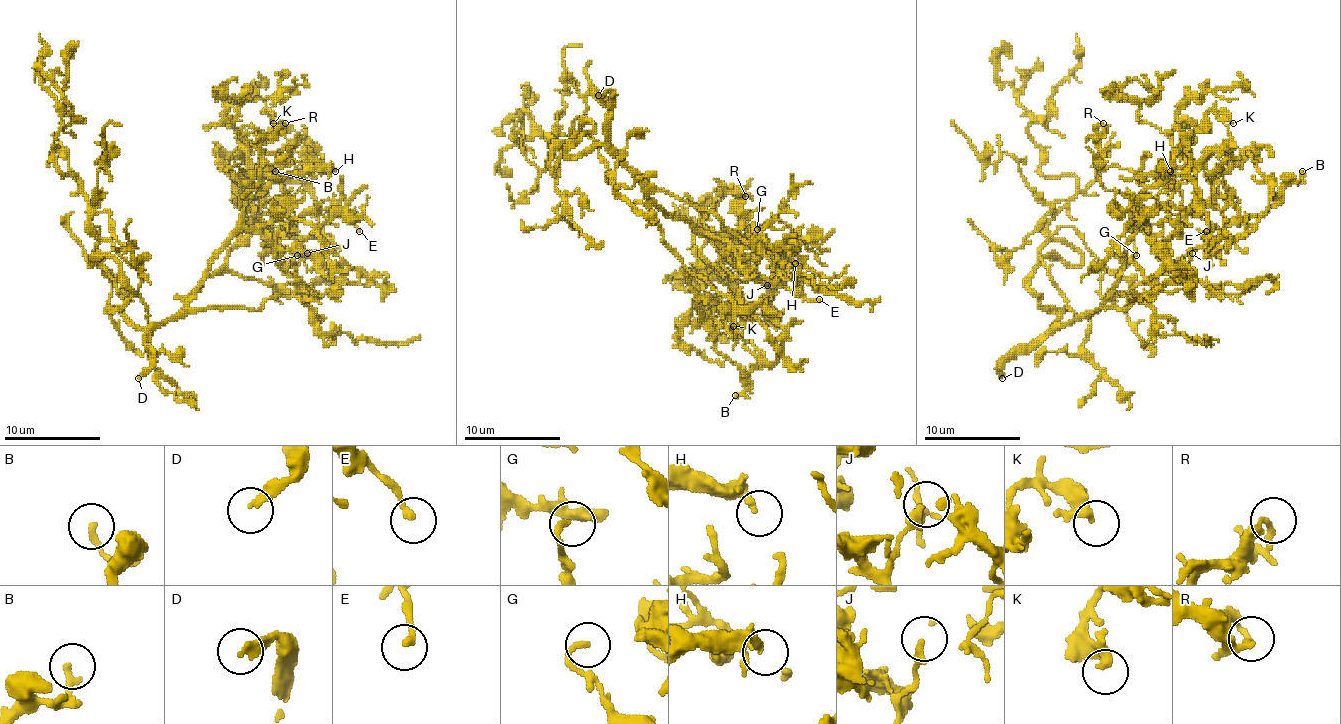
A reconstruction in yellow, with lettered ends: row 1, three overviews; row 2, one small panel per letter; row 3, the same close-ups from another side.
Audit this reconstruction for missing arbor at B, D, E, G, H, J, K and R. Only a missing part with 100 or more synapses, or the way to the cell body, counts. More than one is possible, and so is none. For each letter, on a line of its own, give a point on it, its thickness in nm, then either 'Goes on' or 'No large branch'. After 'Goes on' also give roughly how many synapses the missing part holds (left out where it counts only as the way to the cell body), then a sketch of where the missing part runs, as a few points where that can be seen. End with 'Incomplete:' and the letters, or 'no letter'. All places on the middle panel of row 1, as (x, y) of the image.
B: Place: (735, 395). Thickness 200 nm. No large branch
D: Place: (598, 95). Thickness 280 nm. Goes on
E: Place: (819, 299). Thickness 200 nm. No large branch
G: Place: (757, 229). Thickness 120 nm. No large branch
H: Place: (795, 263). Thickness 260 nm. No large branch
J: Place: (767, 285). Thickness 240 nm. No large branch
K: Place: (733, 326). Thickness 240 nm. No large branch
R: Place: (745, 196). Thickness 140 nm. No large branch
Incomplete: D

